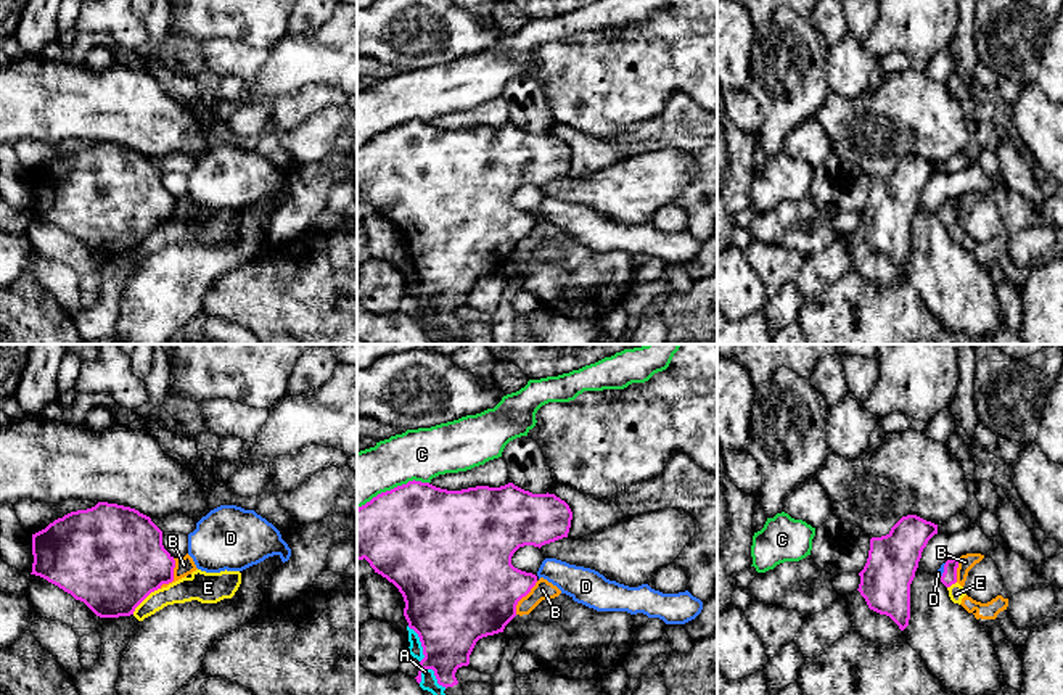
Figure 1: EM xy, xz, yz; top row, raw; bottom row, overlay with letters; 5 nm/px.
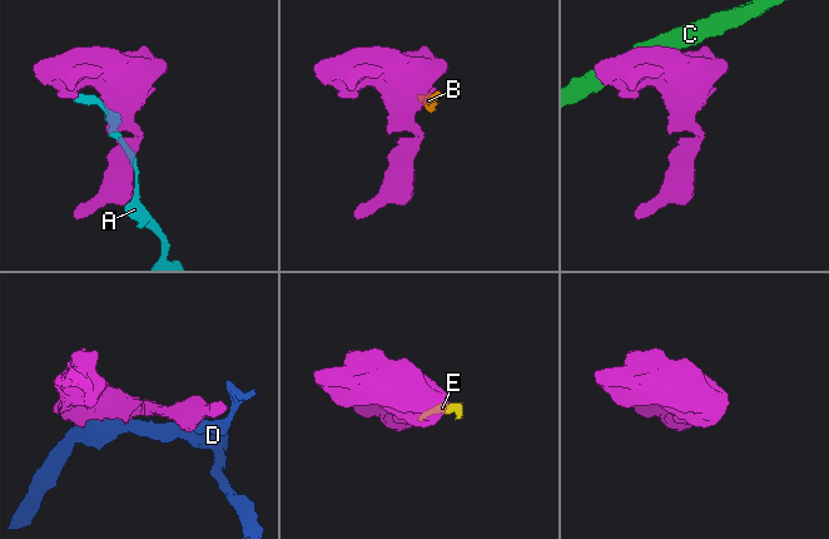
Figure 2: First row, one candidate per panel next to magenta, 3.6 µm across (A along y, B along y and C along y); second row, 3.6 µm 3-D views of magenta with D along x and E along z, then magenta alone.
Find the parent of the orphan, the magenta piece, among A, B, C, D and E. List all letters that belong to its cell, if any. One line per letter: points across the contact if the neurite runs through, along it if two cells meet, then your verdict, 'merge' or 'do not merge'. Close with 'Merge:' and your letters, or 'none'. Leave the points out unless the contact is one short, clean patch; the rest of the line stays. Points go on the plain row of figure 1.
A: do not merge
B: border along xy (174, 198), (174, 217), (160, 227); do not merge
C: do not merge
D: runs through yz (949, 216), (944, 209), (939, 211); merge
E: border along xy (160, 227), (132, 253); do not merge
Merge: D

